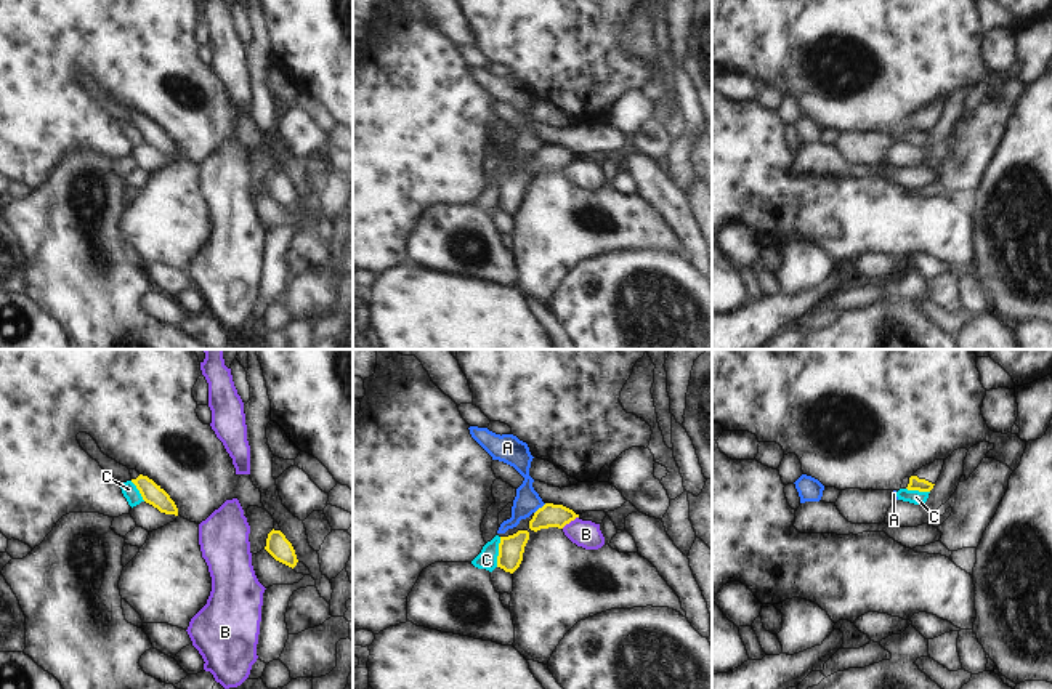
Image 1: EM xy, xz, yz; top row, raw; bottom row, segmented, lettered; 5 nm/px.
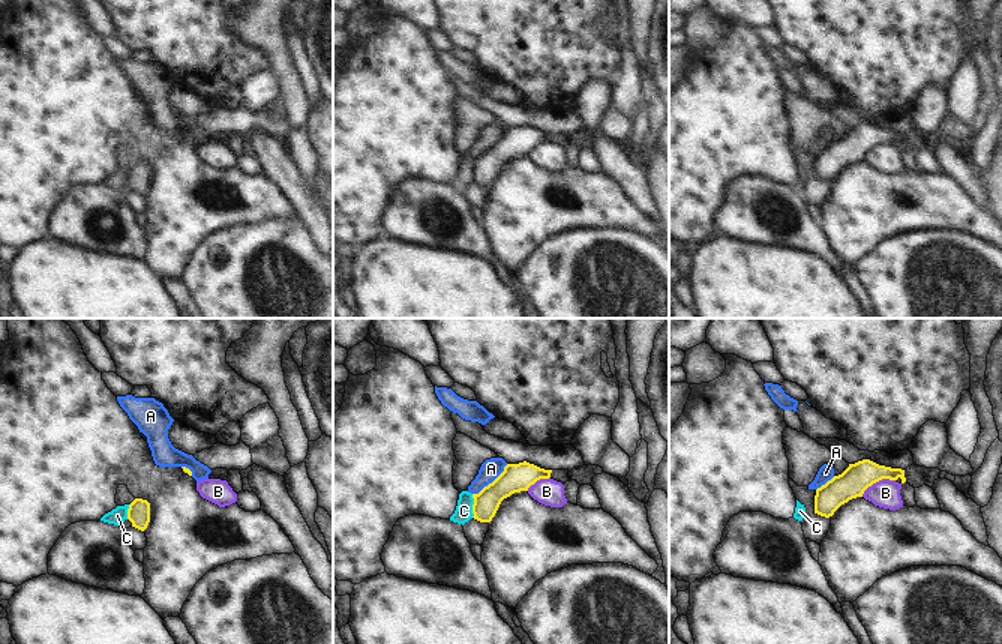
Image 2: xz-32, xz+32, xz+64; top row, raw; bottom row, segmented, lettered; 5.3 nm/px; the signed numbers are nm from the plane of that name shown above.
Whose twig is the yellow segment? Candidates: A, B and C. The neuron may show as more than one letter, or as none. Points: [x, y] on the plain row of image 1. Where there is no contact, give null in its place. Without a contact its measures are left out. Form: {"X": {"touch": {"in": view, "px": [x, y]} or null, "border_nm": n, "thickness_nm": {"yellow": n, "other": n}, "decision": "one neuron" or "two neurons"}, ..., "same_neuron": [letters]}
{"A": {"touch": {"in": "xz", "px": [539, 149]}, "border_nm": 80, "thickness_nm": {"yellow": 120, "other": 130}, "decision": "two neurons"}, "B": {"touch": {"in": "xz", "px": [570, 162]}, "border_nm": 110, "thickness_nm": {"yellow": 120, "other": 140}, "decision": "two neurons"}, "C": {"touch": {"in": "xz", "px": [499, 193]}, "border_nm": 150, "thickness_nm": {"yellow": 130, "other": 100}, "decision": "two neurons"}, "same_neuron": []}

